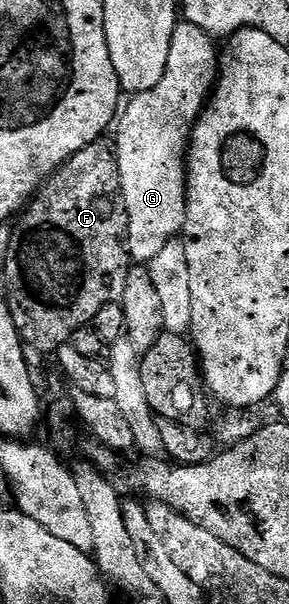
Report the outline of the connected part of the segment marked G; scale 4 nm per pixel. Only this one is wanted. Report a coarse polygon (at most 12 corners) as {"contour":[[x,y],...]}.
{"contour":[[176,22],[165,73],[113,146],[127,253],[150,264],[187,219],[187,153],[219,69]]}

